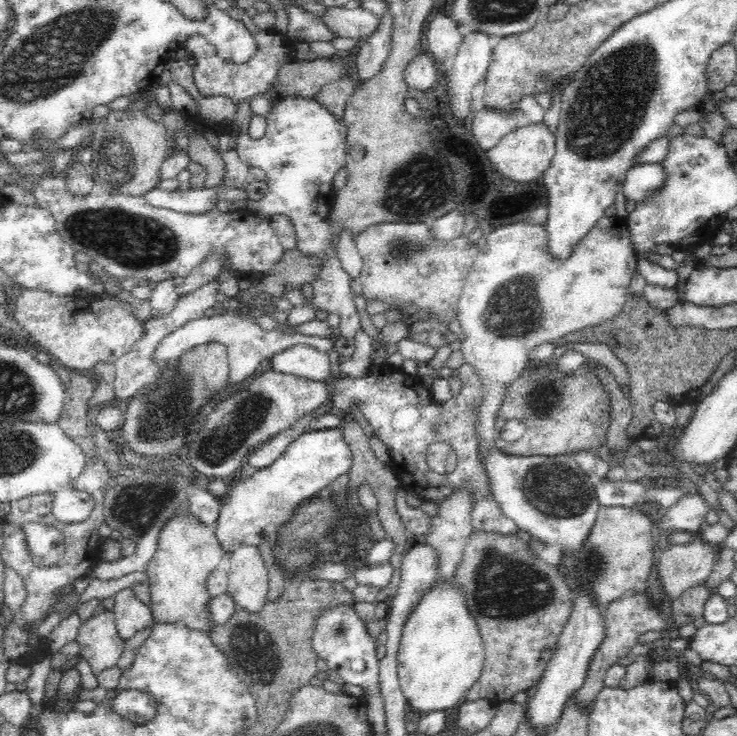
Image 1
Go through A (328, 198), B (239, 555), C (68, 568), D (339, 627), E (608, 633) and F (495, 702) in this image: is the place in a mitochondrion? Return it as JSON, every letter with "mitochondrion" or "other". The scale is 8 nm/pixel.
{"A":"other","B":"other","C":"other","D":"mitochondrion","E":"other","F":"other"}

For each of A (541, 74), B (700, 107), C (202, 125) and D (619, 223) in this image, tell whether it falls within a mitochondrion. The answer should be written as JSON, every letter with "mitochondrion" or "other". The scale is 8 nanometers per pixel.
{"A":"mitochondrion","B":"other","C":"other","D":"other"}

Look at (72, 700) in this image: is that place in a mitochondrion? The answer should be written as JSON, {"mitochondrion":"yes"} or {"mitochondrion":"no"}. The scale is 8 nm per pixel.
{"mitochondrion":"no"}

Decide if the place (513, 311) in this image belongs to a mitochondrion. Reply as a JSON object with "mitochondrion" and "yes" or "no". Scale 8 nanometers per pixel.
{"mitochondrion":"yes"}

